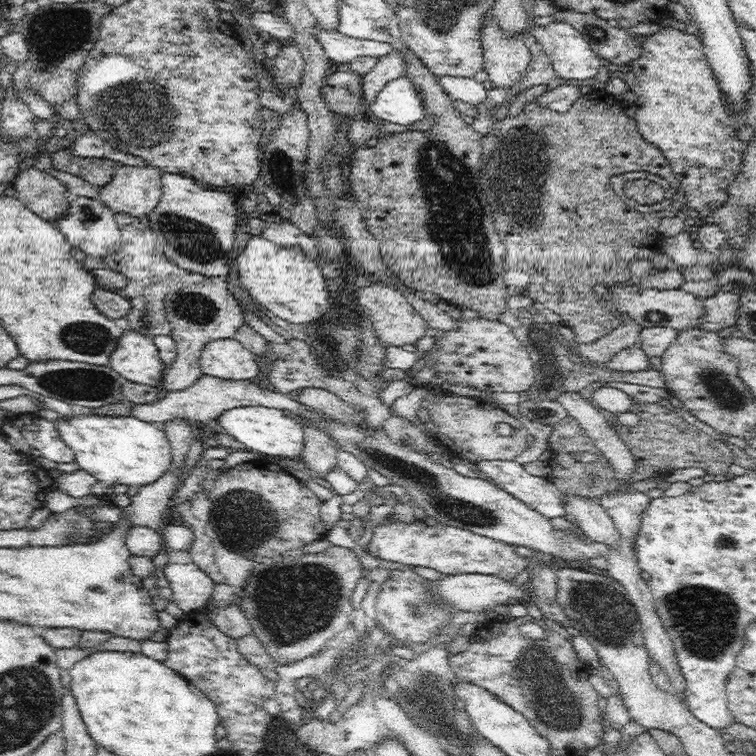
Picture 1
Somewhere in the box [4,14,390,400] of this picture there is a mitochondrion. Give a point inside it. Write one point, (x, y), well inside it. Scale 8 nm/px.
(126, 121)

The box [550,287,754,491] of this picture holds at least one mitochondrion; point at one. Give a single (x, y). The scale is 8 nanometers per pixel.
(723, 394)

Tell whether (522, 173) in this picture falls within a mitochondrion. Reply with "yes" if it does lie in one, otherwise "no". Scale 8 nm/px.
yes

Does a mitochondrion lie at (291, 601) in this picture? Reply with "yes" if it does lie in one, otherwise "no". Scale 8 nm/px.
yes

